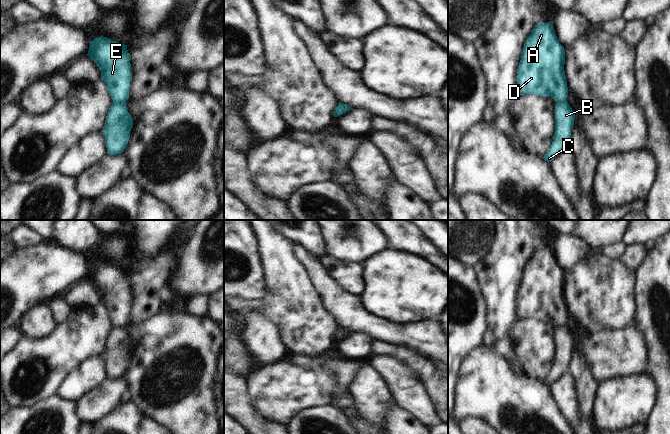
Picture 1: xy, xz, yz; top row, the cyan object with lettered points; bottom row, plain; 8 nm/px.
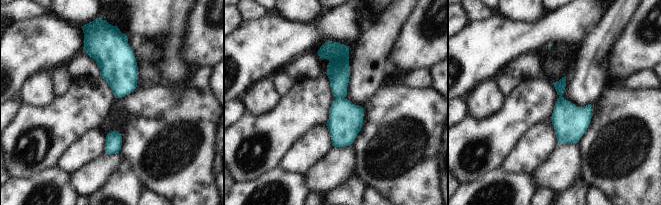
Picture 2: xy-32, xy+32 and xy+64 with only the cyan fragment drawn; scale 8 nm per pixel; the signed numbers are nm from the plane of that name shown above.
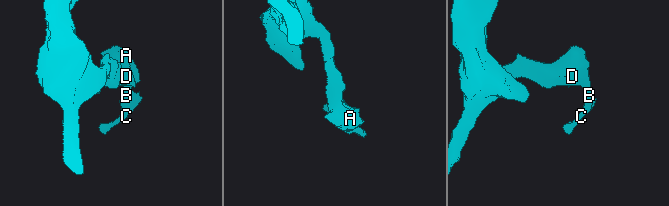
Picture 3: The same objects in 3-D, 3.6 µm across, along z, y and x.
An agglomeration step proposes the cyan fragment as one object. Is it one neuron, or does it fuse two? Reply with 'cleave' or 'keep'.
cleave

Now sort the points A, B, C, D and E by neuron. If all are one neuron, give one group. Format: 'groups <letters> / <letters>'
groups A D E / B C

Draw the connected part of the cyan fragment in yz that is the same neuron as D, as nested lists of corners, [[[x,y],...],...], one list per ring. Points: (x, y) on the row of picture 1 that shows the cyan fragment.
[[[551,21],[538,23],[527,37],[517,69],[517,92],[519,95],[533,94],[551,96],[556,103],[566,101],[568,95],[564,71],[565,51],[559,43]]]

